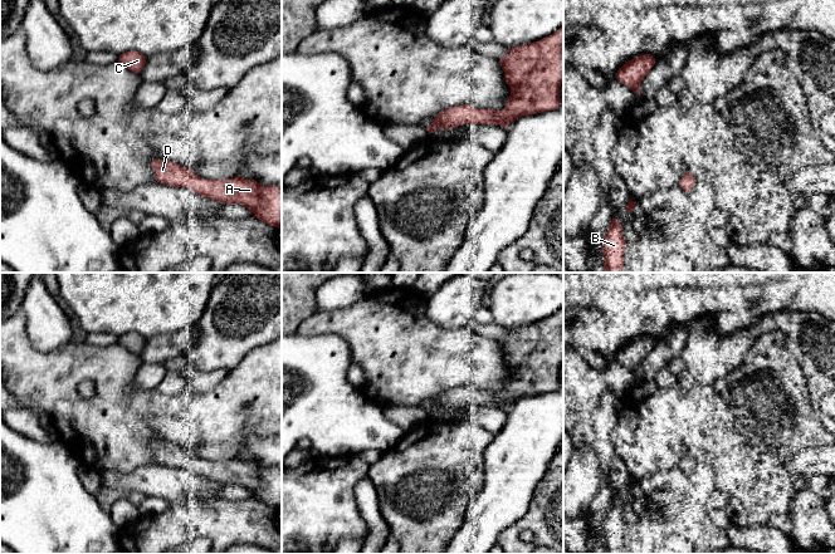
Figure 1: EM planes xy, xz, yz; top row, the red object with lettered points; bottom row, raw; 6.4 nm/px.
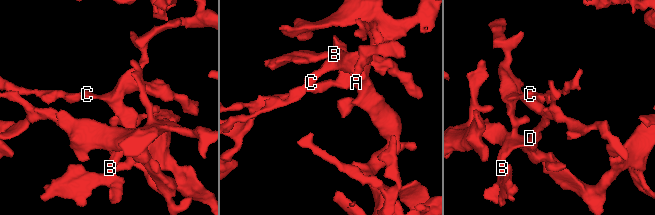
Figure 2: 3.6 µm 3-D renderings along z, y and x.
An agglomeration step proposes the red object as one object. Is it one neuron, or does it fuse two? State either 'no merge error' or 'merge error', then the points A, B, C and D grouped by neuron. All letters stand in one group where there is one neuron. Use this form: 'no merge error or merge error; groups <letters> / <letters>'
no merge error; groups A B C D

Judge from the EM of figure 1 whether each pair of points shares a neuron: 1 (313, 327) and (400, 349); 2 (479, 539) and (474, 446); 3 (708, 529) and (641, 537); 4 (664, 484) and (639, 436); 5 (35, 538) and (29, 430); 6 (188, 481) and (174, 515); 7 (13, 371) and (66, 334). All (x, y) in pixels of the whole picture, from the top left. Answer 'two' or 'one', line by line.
1: one
2: two
3: one
4: two
5: two
6: two
7: two

